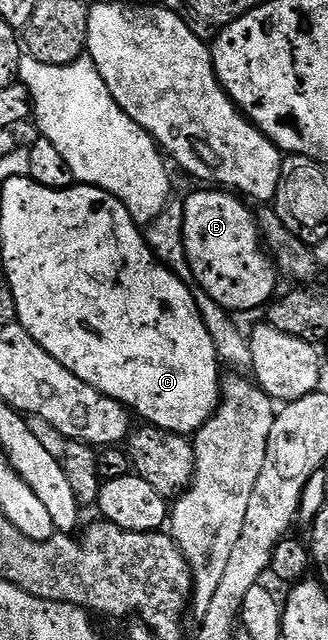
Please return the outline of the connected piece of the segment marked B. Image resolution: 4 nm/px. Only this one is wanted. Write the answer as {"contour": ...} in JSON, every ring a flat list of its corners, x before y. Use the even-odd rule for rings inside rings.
{"contour":[[214,190,218,192,194,192,190,197,182,200,184,206,184,250,188,254,188,266,194,275,194,284,204,290,204,294,208,294,208,298,212,298,212,302,220,302,220,306,224,306,227,312,231,314,239,314,238,312,254,312,265,309,271,300,275,299,276,293,279,291,278,279,280,273,272,259,271,253,264,247,262,234,258,230,258,222,255,213,246,209,247,201,239,198,230,190]]}

